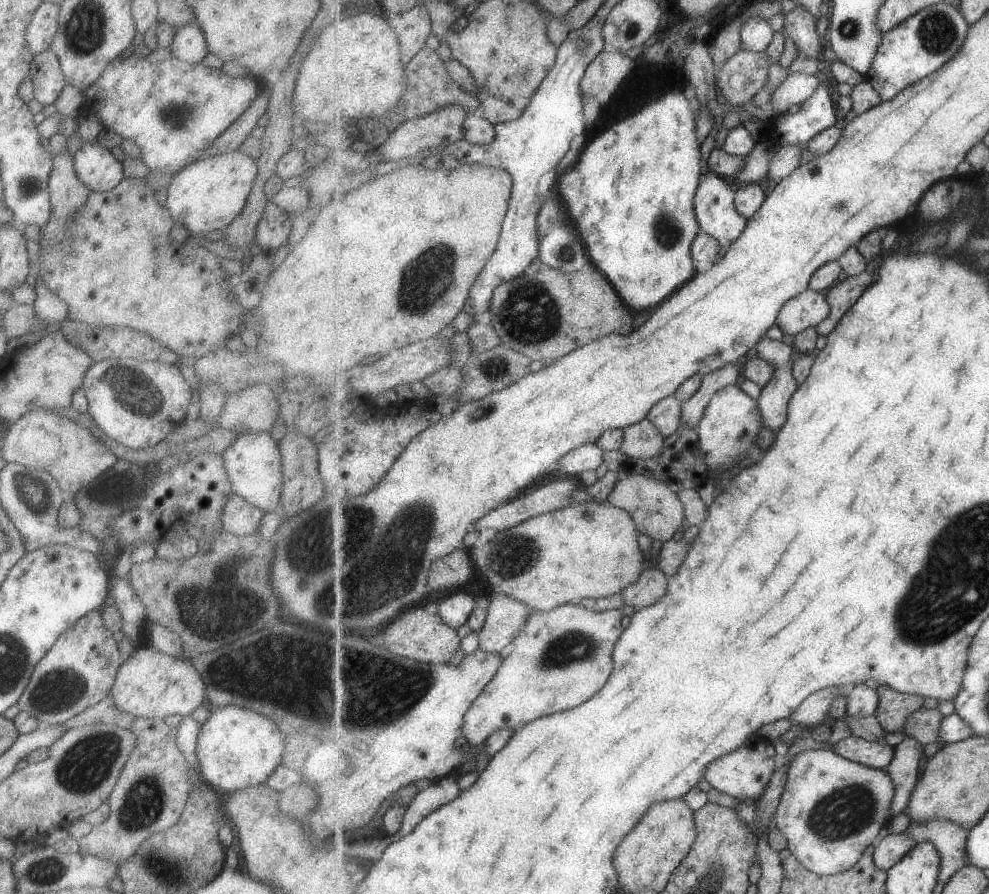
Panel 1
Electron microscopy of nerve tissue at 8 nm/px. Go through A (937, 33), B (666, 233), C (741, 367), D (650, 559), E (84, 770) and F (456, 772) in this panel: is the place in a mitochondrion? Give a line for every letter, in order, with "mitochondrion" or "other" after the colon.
A: mitochondrion
B: mitochondrion
C: other
D: other
E: mitochondrion
F: other

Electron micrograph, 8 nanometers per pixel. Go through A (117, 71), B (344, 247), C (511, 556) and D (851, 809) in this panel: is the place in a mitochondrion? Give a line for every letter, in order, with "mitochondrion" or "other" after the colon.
A: other
B: other
C: mitochondrion
D: mitochondrion

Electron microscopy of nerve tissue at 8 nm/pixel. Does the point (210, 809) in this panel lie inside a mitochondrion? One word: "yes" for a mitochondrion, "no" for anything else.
no

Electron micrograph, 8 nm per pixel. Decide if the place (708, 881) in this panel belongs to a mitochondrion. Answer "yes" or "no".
yes

